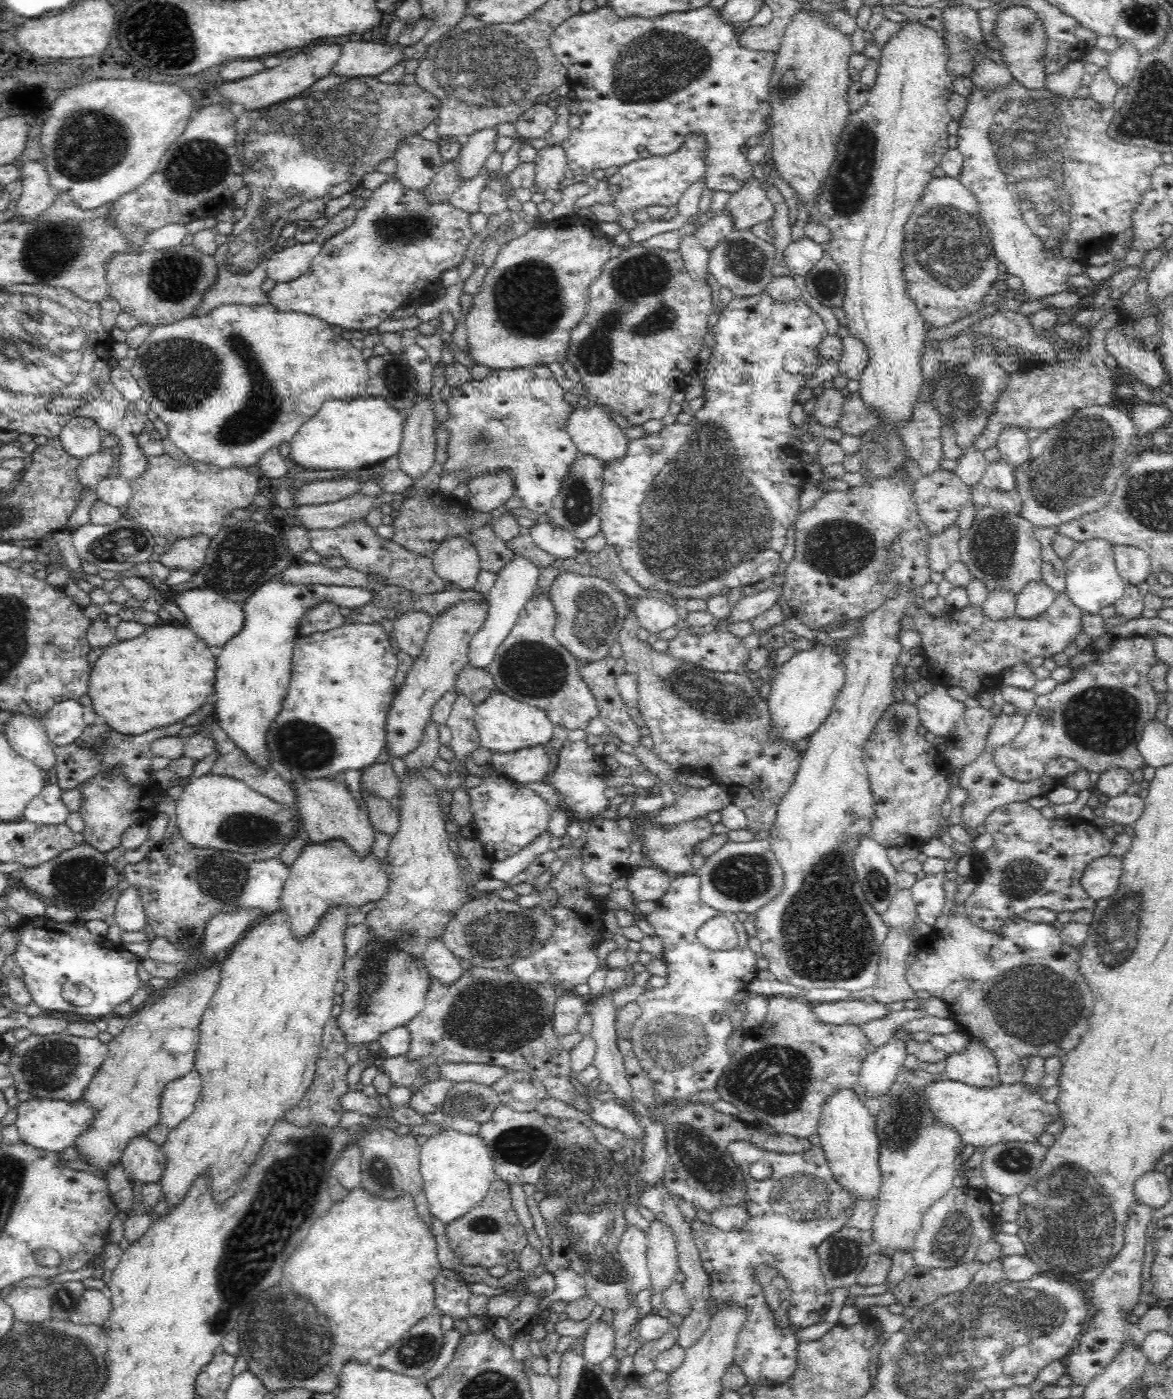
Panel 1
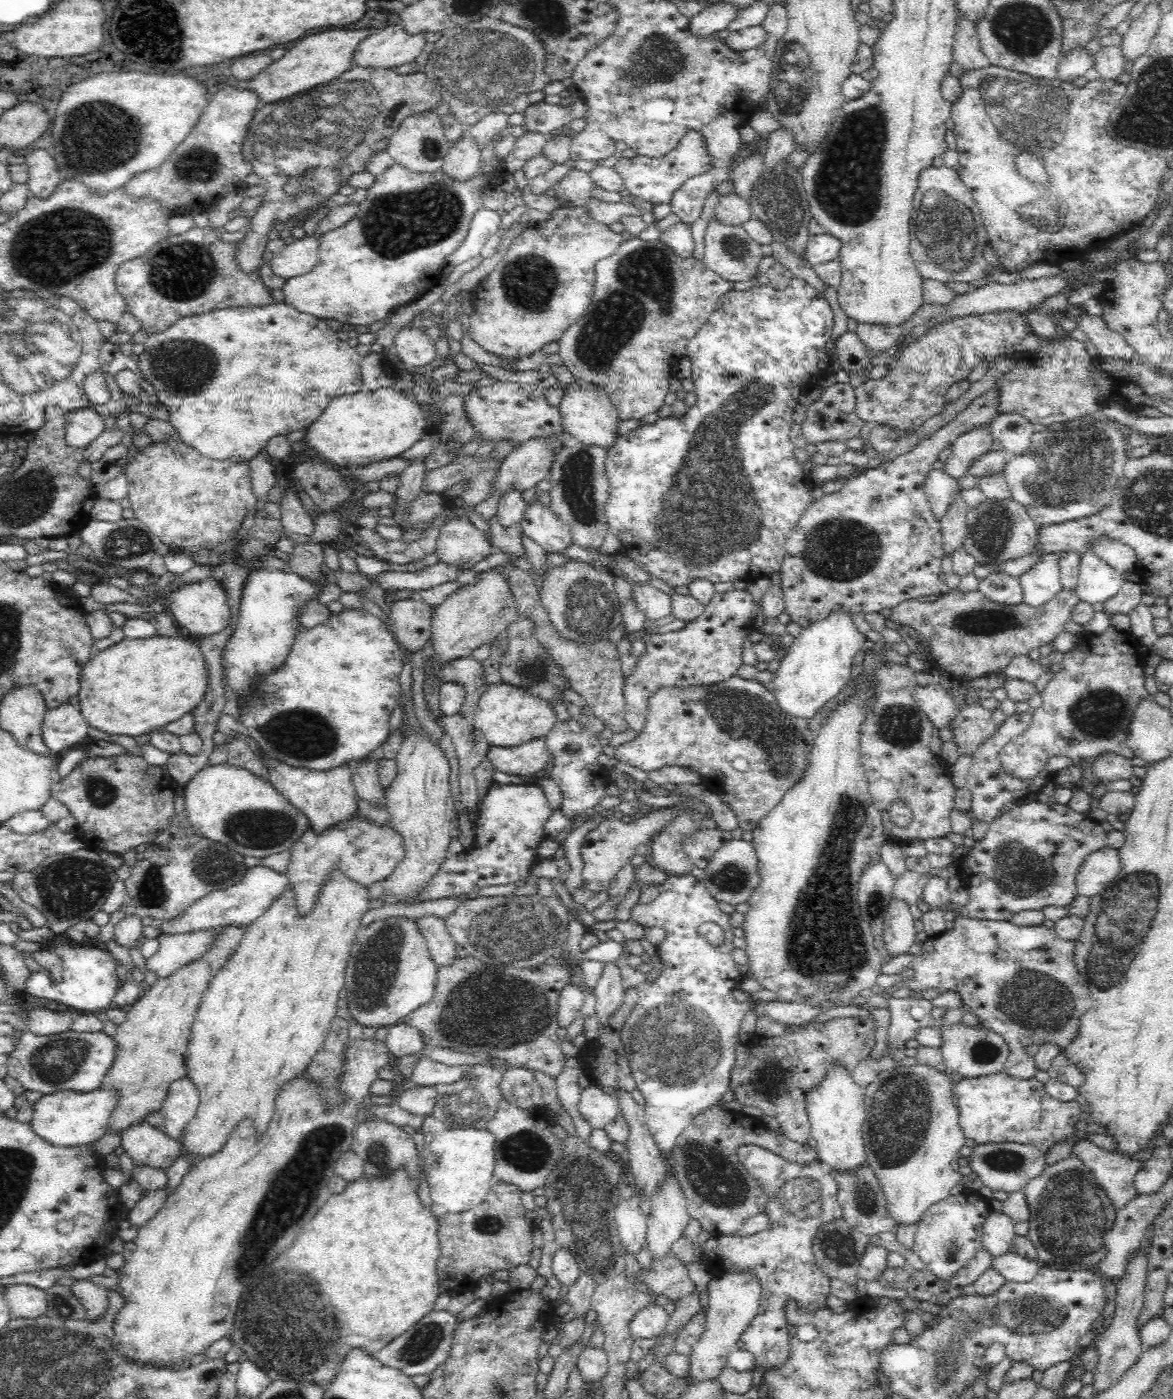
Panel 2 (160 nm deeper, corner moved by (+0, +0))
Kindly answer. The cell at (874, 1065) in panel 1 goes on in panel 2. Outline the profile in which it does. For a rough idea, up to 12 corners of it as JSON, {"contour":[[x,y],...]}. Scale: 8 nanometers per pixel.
{"contour":[[924,997],[892,998],[887,1046],[903,1046],[930,1024]]}

